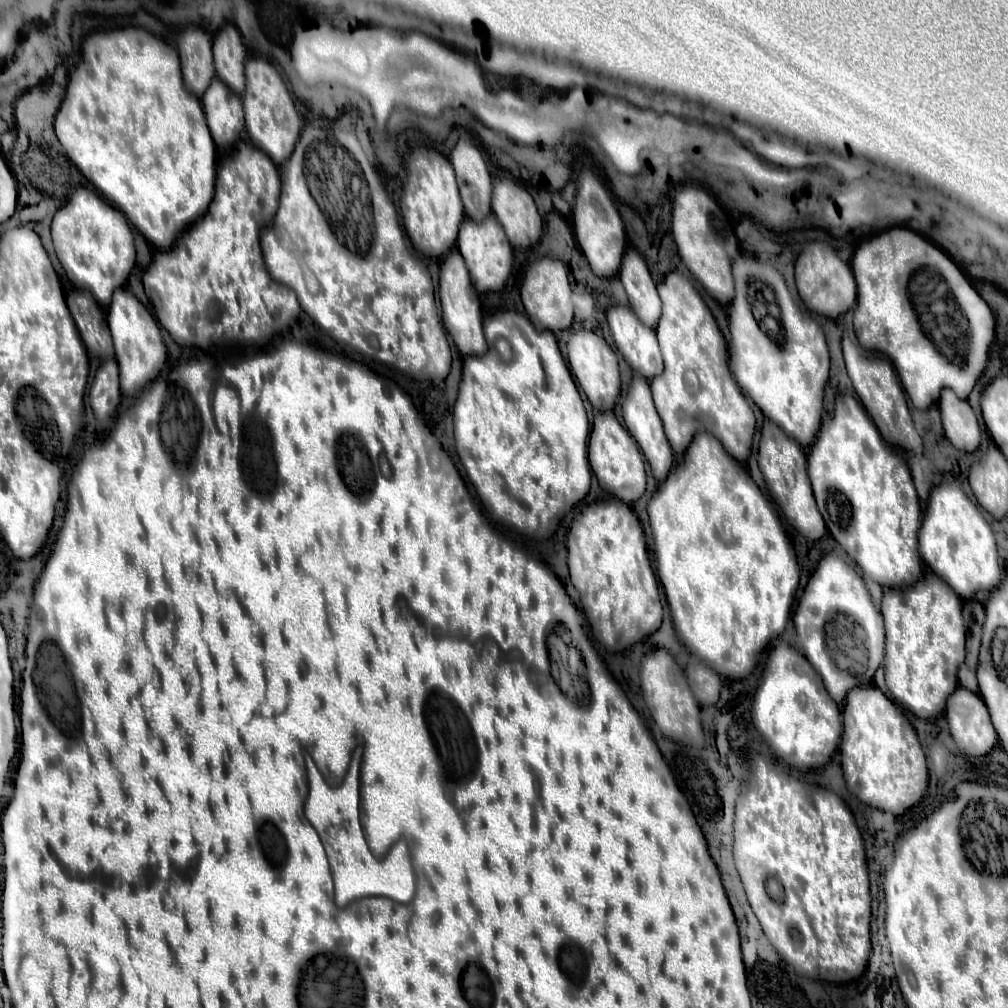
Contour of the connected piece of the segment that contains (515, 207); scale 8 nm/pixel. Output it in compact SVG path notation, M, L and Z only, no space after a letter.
M512 177L494 179L492 213L504 227L514 249L530 249L540 241L542 219L534 199Z

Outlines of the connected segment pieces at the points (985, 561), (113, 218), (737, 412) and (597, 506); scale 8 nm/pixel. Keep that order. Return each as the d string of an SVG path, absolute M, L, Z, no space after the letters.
M948 481L932 489L920 529L920 555L924 563L962 599L986 601L1004 575L1004 569L998 565L996 541L990 523L978 503L966 497L958 481Z
M76 189L70 201L60 207L50 225L54 251L66 271L68 281L82 291L88 291L96 303L106 309L114 289L124 287L136 263L134 237L124 215L102 201L90 189Z
M678 271L666 275L658 285L658 293L662 299L662 317L656 335L664 357L664 373L652 379L650 387L670 447L682 457L692 437L704 431L714 435L728 455L744 465L752 451L756 419L730 373L726 339L698 291Z
M608 499L608 501L596 501L588 505L582 515L578 515L570 529L568 529L568 567L570 567L570 579L574 589L580 593L580 603L582 611L586 615L586 621L590 625L590 631L596 641L600 641L606 651L616 653L624 651L626 647L650 637L656 633L662 625L662 603L660 603L660 591L658 591L658 581L652 571L650 559L648 559L648 549L642 533L642 525L638 517L632 513L632 509L618 501L618 499Z

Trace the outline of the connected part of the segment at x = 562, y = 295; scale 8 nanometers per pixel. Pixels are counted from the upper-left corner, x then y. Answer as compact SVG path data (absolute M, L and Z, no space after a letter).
M540 259L540 261L536 261L526 271L520 295L522 295L526 315L538 331L556 333L556 331L568 329L572 325L572 319L574 319L574 307L572 307L572 299L570 299L572 289L570 289L570 283L568 283L566 269L558 259Z

